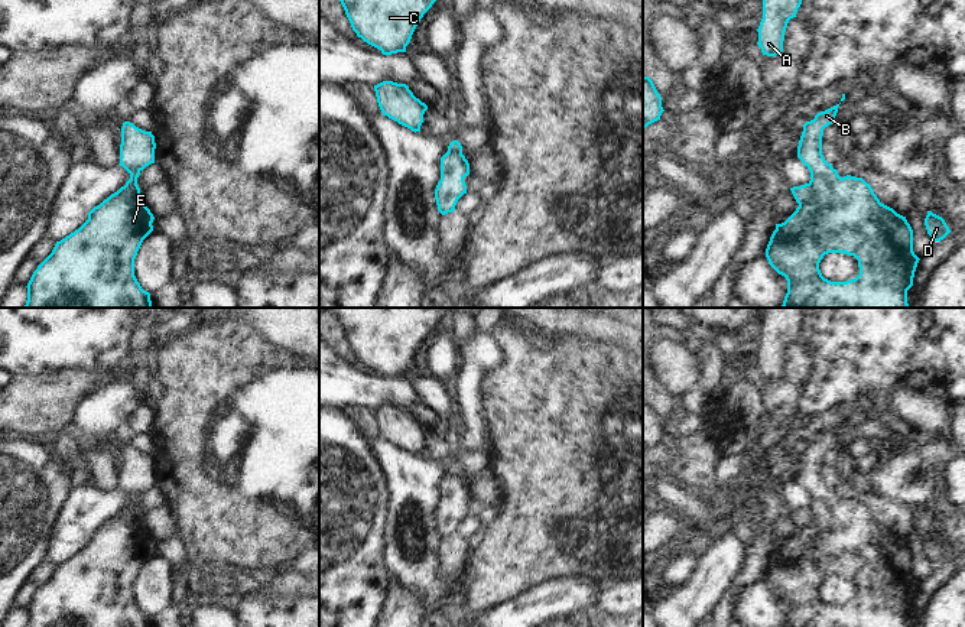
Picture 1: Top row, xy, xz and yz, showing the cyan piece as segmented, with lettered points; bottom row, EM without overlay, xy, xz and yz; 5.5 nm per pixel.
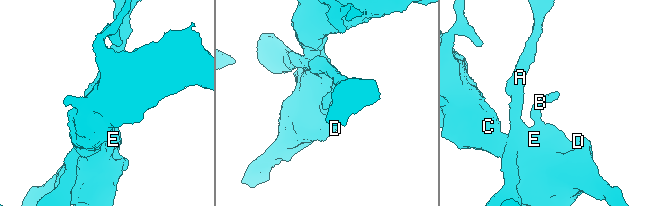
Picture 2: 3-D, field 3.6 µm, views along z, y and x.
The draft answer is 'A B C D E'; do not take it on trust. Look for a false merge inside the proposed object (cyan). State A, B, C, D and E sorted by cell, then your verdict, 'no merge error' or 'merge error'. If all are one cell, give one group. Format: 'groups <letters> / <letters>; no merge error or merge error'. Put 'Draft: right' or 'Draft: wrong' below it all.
groups A / B C D E; merge error
Draft: wrong

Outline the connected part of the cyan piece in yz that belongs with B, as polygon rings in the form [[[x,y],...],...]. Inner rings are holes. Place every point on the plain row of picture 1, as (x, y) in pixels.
[[[839,428],[821,435],[815,439],[813,444],[806,445],[803,448],[803,455],[799,464],[797,470],[797,481],[802,484],[802,487],[809,493],[810,496],[810,504],[809,509],[813,513],[812,520],[805,526],[800,527],[796,535],[782,548],[776,548],[776,553],[773,555],[770,565],[766,572],[766,581],[770,587],[770,589],[787,604],[787,617],[784,620],[783,627],[907,627],[907,614],[913,610],[913,601],[914,595],[919,587],[919,581],[913,575],[913,553],[910,548],[907,546],[906,540],[897,537],[893,532],[884,529],[880,526],[877,519],[874,517],[870,507],[867,507],[862,501],[855,501],[851,498],[847,498],[841,501],[838,498],[838,494],[832,491],[831,487],[828,487],[822,478],[822,459],[823,452],[834,446],[835,439],[838,436]],[[828,576],[845,576],[848,579],[854,579],[858,584],[860,598],[855,602],[847,604],[847,605],[831,605],[825,602],[819,594],[819,587]]]

